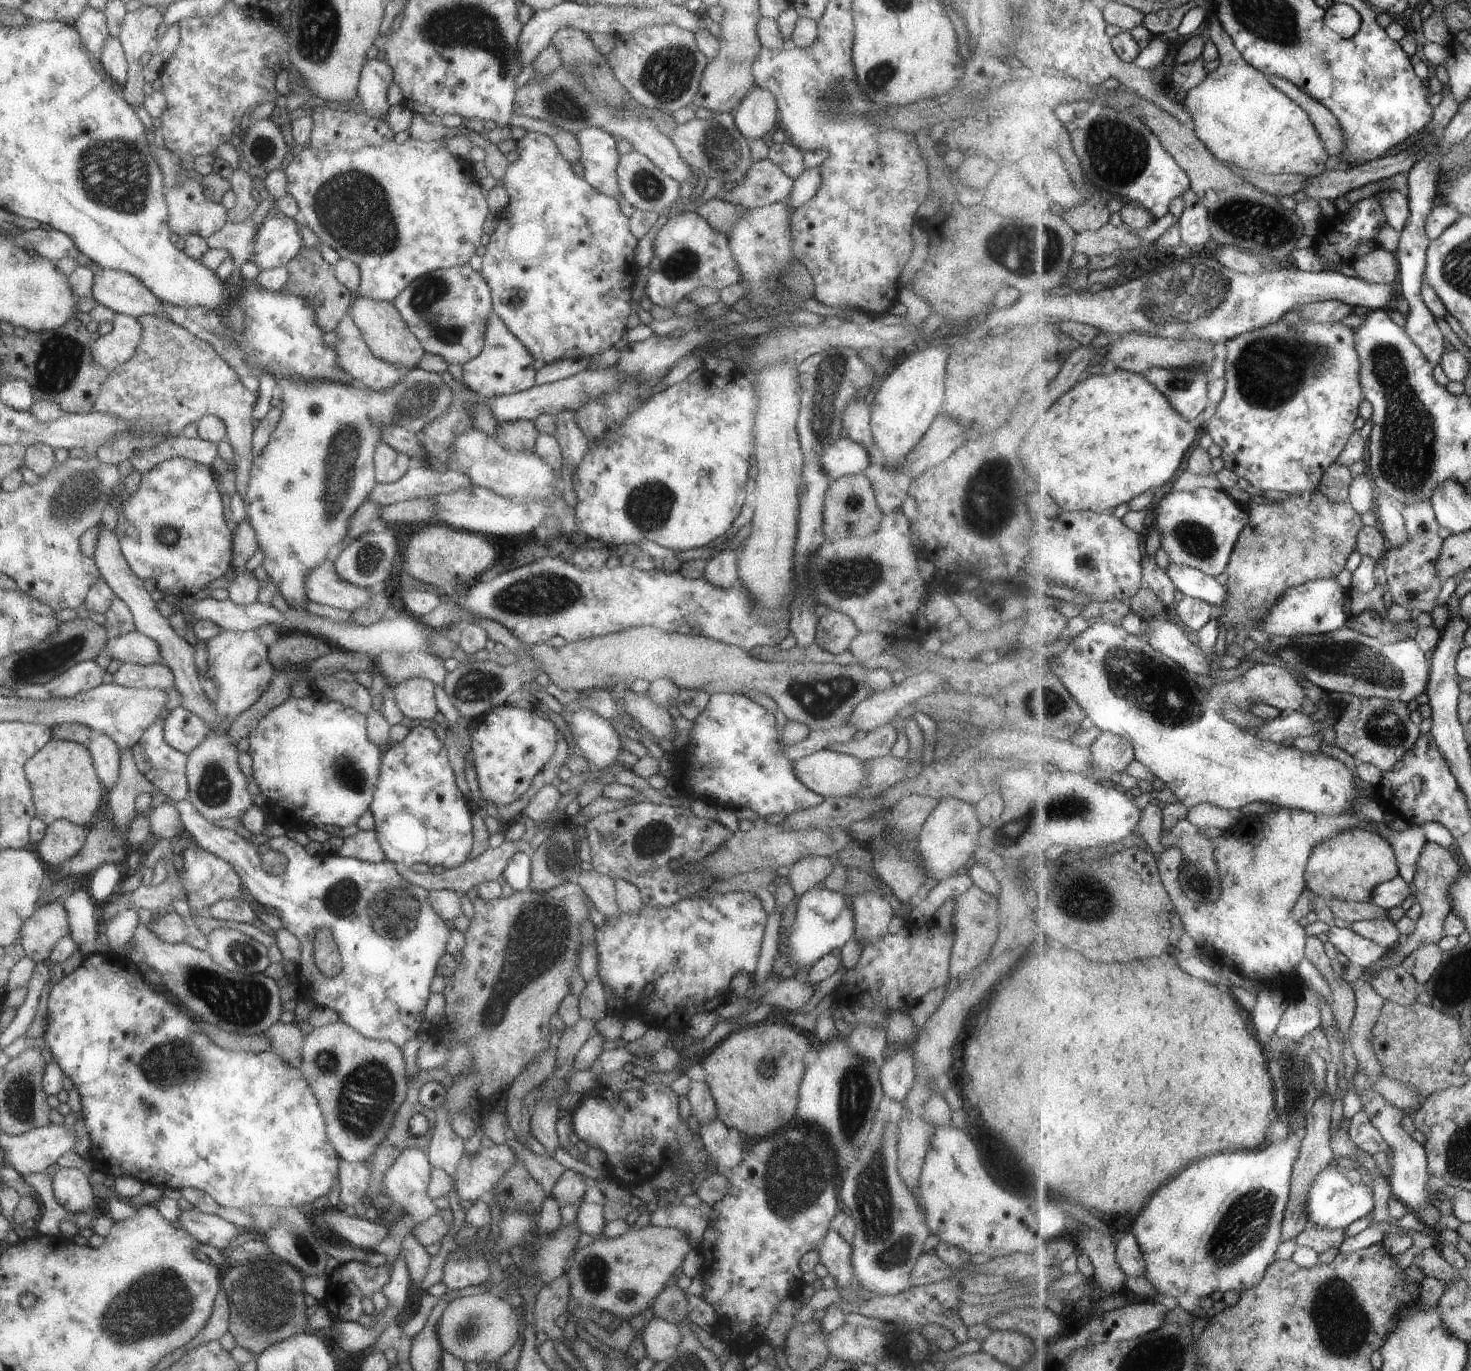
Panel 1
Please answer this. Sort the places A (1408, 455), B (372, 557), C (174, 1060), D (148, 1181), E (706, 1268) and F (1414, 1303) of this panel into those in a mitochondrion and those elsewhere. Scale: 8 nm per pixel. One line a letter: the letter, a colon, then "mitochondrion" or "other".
A: mitochondrion
B: mitochondrion
C: mitochondrion
D: other
E: other
F: other

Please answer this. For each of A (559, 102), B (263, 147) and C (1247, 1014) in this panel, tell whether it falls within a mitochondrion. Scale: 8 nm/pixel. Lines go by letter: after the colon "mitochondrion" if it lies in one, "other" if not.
A: mitochondrion
B: mitochondrion
C: other

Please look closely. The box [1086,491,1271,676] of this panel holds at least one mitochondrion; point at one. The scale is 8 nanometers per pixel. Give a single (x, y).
(1194, 538)

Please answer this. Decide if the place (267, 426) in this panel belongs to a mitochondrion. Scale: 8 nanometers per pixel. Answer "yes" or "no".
no

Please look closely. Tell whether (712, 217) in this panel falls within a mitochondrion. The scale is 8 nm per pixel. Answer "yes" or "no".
no

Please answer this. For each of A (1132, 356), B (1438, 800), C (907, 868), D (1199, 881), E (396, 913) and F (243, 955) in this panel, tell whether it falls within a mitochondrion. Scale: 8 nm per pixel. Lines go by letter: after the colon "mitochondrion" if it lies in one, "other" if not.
A: mitochondrion
B: other
C: mitochondrion
D: mitochondrion
E: mitochondrion
F: mitochondrion

